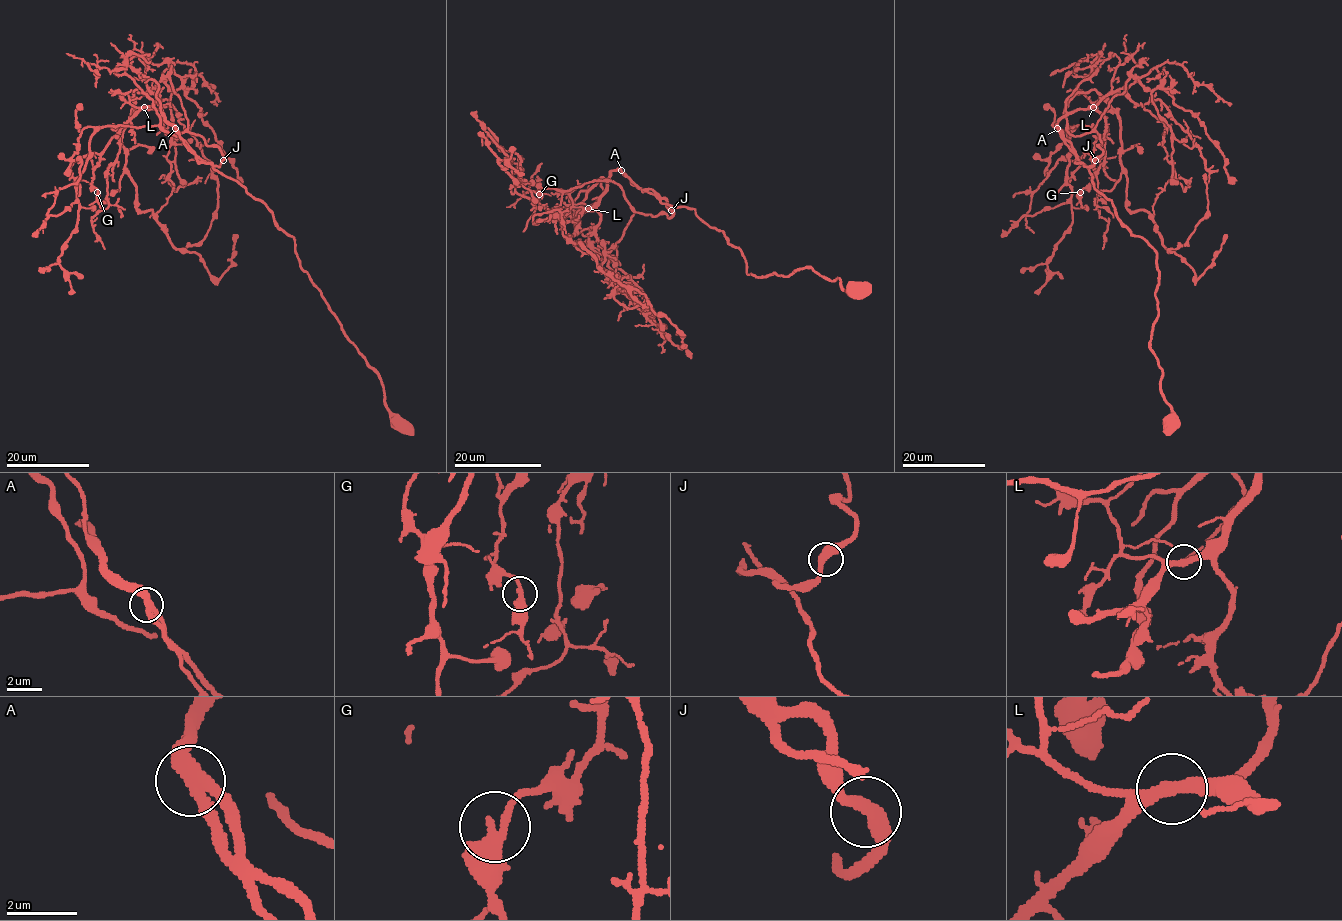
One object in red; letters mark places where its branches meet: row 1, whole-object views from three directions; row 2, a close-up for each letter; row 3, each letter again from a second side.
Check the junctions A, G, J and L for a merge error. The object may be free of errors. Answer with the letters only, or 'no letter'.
no letter

